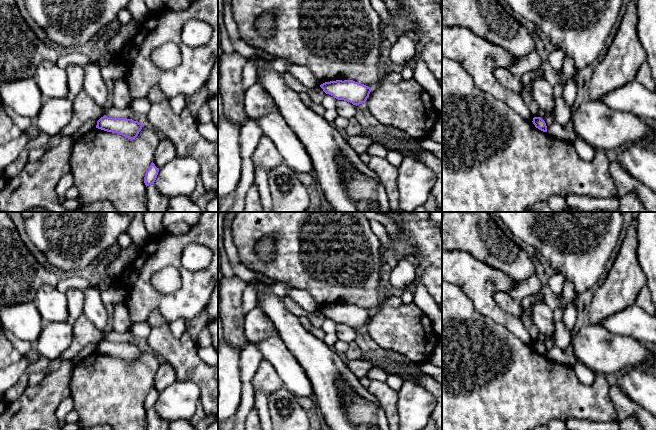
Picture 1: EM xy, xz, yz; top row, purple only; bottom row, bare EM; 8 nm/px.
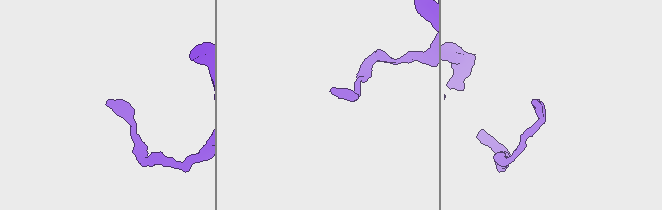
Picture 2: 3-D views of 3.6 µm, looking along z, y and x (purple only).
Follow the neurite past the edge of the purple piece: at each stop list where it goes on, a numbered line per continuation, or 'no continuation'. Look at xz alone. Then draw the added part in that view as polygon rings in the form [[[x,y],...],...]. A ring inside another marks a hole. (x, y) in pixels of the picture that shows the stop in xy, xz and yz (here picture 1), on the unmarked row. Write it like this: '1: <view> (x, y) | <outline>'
no continuation

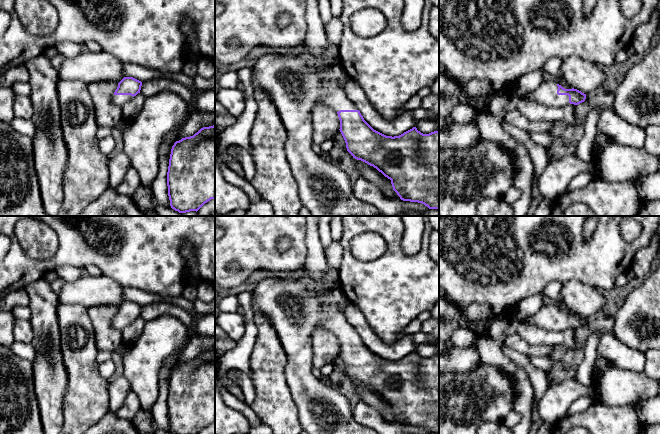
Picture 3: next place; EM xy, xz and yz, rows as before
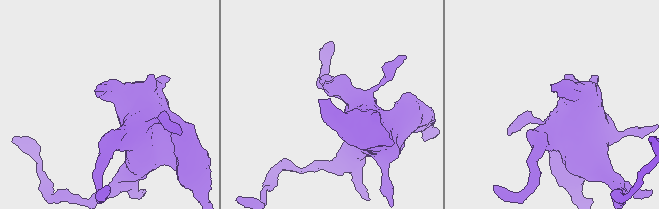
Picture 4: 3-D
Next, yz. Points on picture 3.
1: yz (546, 318) | [[[555,305],[543,306],[536,314],[528,317],[526,321],[548,331],[565,331],[569,329],[568,319],[558,319],[558,310]]]

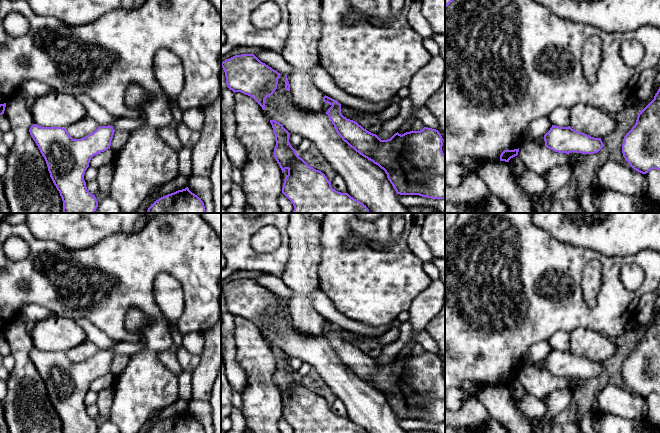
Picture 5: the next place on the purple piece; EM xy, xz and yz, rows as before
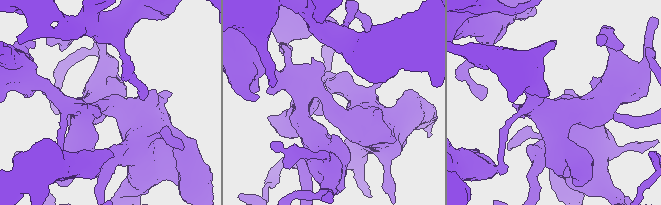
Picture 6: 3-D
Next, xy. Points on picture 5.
no continuation

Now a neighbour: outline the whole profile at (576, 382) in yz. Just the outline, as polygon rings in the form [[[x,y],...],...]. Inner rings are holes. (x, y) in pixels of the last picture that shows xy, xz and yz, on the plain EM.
[[[572,376],[572,377],[569,377],[569,379],[571,380],[571,386],[574,391],[582,388],[584,385],[584,380],[582,377]]]

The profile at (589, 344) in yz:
[[[583,327],[569,333],[569,350],[594,362],[602,362],[616,354],[616,346],[610,338]]]

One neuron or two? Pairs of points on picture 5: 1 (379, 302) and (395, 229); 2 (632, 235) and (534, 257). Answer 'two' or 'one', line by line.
1: two
2: two

